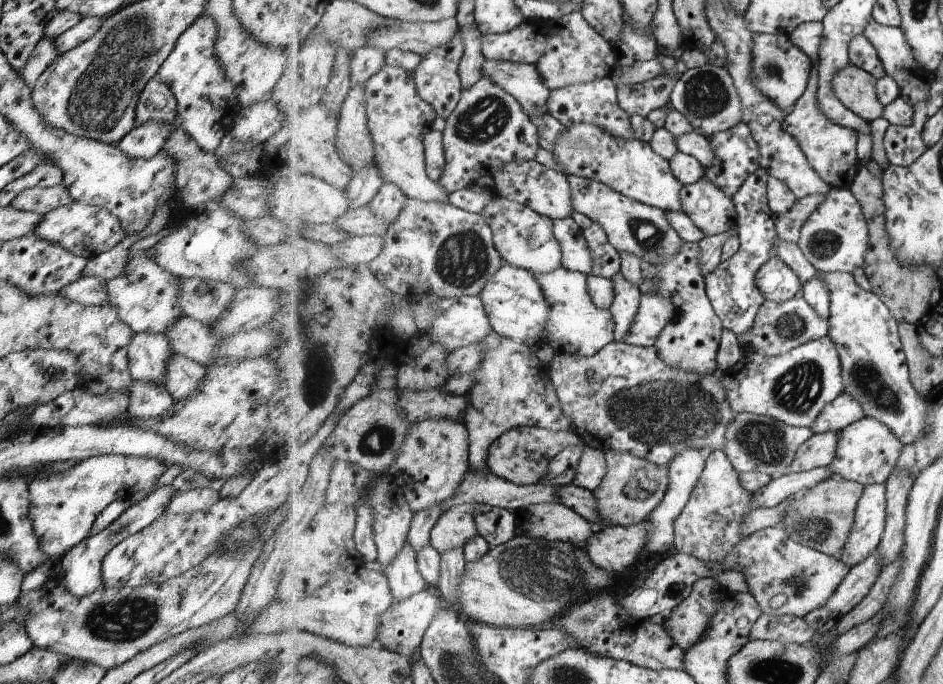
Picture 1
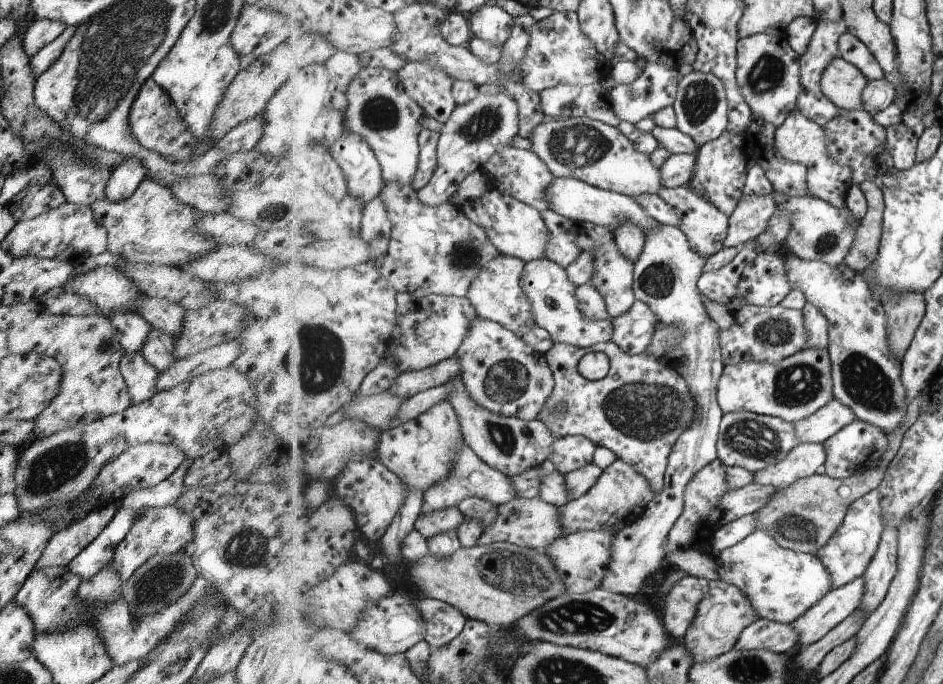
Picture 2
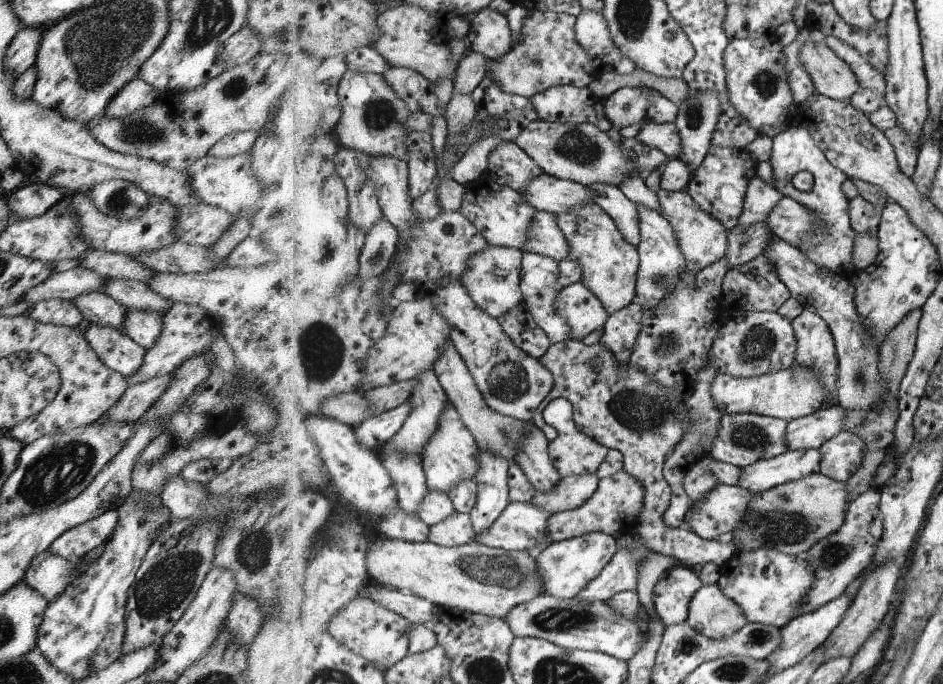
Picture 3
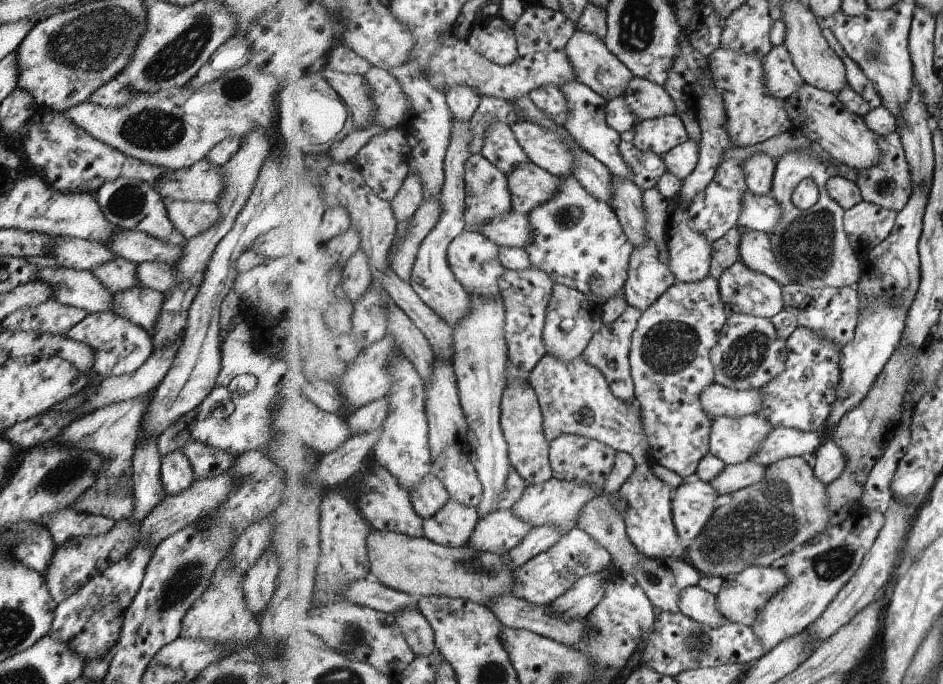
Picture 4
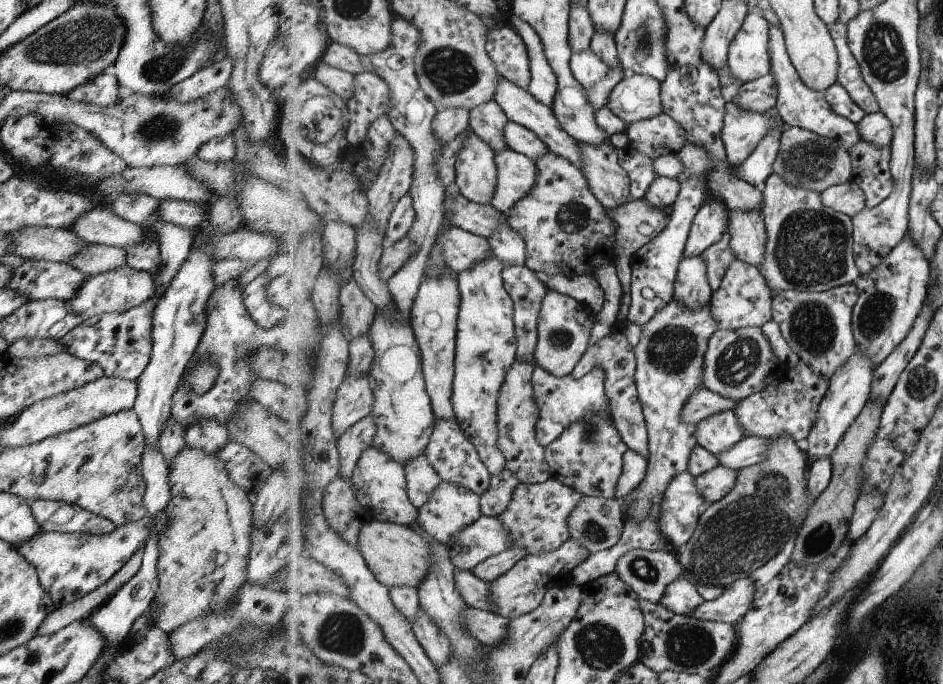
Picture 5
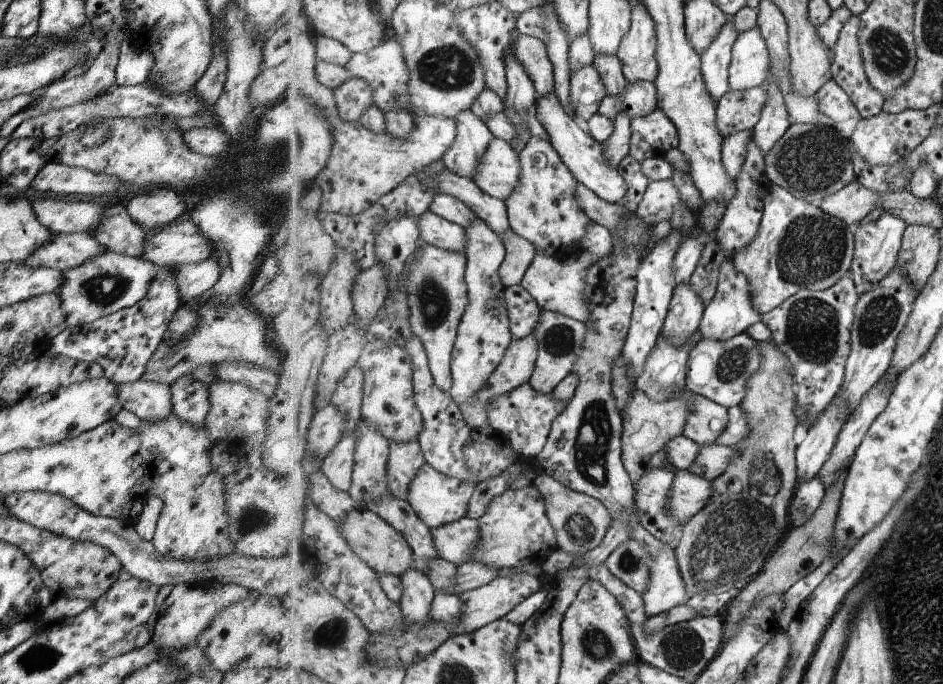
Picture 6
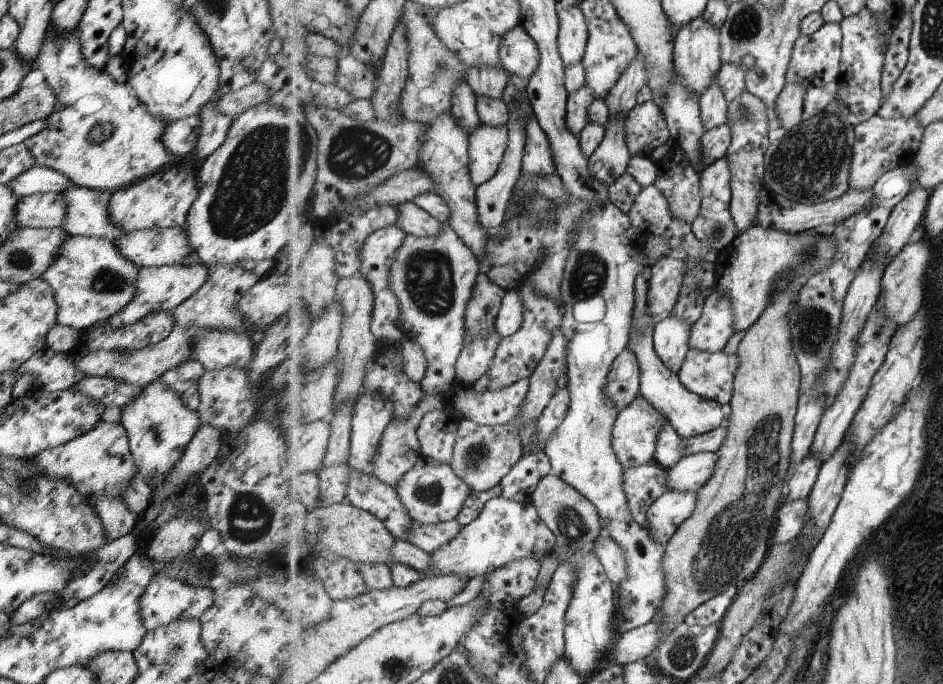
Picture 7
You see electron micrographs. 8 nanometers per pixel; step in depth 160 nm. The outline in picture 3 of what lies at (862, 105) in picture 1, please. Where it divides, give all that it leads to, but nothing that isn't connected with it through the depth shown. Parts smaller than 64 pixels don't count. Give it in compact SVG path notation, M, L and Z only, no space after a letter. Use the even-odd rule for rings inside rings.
M806 42L801 47L800 59L811 75L817 92L829 98L849 102L861 88L849 63L826 43Z

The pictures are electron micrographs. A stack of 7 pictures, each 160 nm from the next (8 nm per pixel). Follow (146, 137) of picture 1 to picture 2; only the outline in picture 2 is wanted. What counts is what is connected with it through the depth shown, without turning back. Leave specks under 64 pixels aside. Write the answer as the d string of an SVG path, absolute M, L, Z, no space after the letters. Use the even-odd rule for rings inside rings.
M125 157L124 161L110 172L104 186L104 198L112 203L129 198L139 183L147 176L147 169L134 157Z

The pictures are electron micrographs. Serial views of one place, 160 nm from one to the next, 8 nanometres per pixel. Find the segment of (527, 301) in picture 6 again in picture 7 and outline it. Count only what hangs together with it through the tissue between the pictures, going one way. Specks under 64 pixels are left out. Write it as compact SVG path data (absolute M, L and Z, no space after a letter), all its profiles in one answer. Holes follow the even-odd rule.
M517 289L509 290L505 295L498 319L496 330L502 337L512 337L523 326L525 305Z

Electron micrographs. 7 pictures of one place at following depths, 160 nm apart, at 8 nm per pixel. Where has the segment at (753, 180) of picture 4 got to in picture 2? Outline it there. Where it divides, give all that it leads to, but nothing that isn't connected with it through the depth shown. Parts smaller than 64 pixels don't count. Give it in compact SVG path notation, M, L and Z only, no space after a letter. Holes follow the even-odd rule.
M744 195L730 216L729 236L724 246L741 248L746 242L755 241L768 229L778 208L775 195Z

